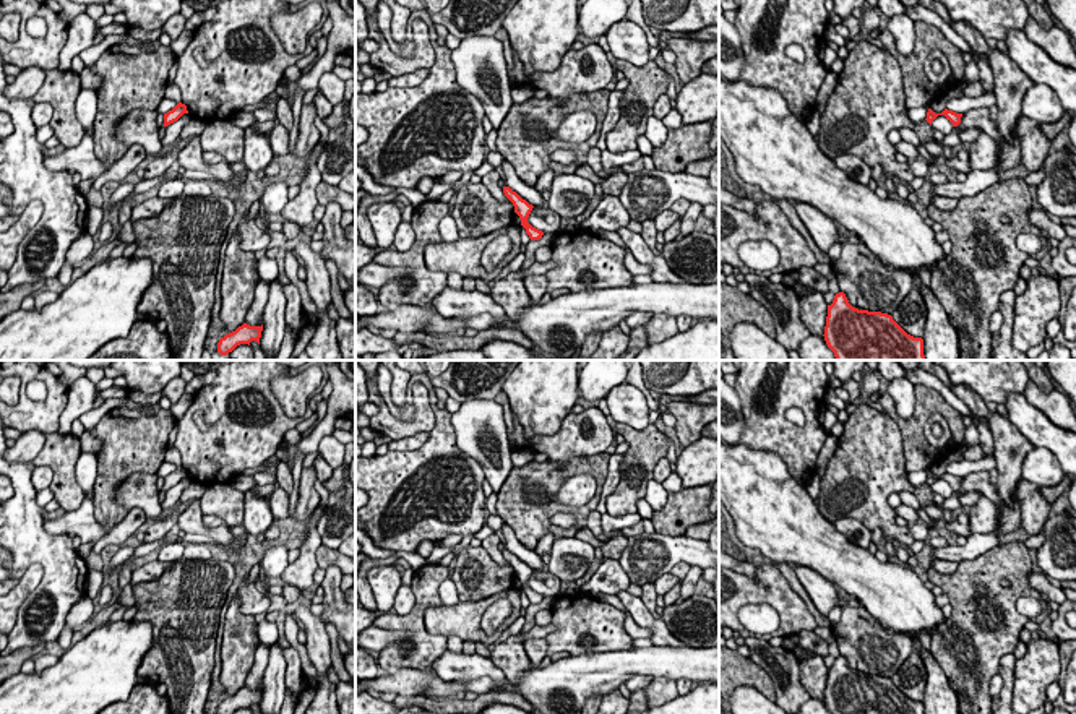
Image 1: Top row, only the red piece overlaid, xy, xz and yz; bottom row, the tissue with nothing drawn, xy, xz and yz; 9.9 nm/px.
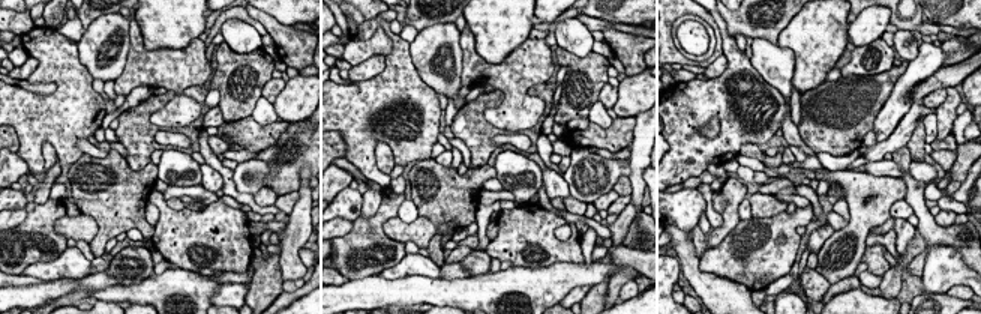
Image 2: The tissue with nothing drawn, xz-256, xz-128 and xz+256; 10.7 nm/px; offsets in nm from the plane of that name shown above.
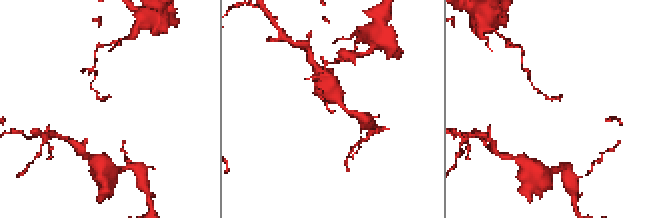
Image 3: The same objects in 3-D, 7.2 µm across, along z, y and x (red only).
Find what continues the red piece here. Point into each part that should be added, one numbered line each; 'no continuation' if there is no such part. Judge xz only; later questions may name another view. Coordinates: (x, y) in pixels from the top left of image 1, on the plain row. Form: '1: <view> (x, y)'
no continuation

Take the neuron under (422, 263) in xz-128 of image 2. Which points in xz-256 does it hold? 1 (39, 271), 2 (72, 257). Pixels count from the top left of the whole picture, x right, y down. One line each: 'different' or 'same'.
1: same
2: same

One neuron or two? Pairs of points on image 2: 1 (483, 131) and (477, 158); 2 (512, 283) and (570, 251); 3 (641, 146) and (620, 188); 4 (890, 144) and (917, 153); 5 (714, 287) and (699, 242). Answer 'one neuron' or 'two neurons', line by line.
1: one neuron
2: two neurons
3: two neurons
4: two neurons
5: two neurons

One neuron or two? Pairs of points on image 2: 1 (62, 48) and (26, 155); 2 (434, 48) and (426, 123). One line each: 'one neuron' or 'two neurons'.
1: one neuron
2: two neurons

